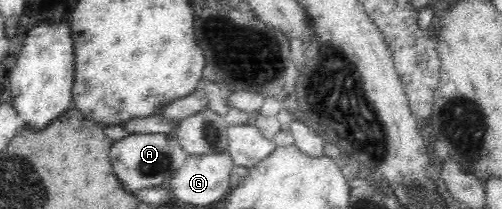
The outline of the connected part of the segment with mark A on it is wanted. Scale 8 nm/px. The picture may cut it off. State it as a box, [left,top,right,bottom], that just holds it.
[110,133,189,193]

